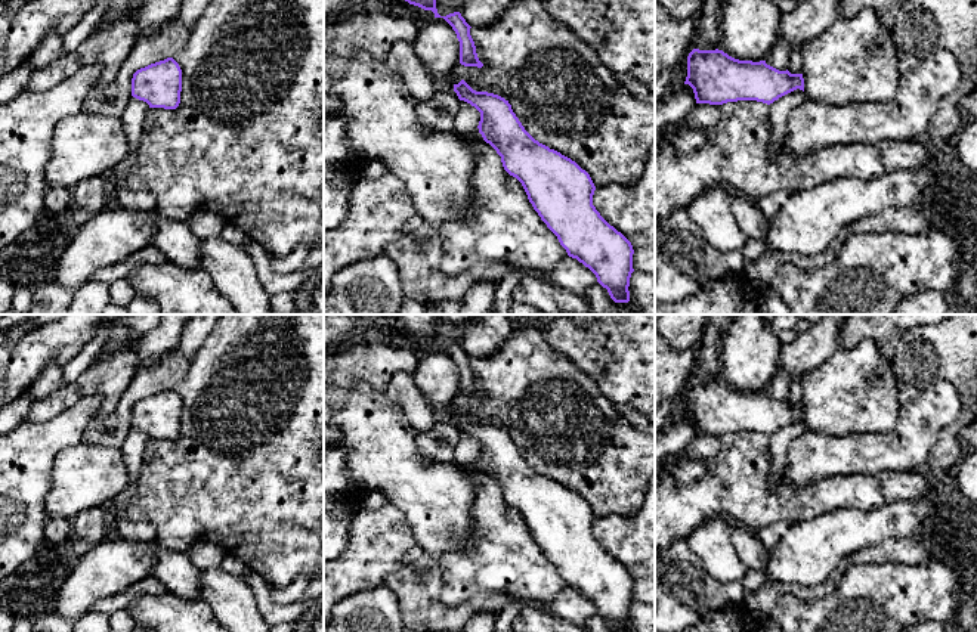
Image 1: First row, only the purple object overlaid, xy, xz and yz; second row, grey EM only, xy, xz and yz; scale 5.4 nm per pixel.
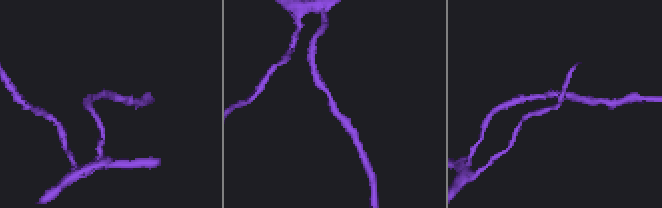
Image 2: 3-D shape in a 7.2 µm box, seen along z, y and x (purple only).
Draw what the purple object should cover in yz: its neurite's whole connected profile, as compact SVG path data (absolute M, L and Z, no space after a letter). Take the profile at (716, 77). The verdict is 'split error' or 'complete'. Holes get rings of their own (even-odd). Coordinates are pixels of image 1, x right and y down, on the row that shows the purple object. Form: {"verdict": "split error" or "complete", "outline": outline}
{"verdict": "complete", "outline": "M718 49L689 53L684 84L693 89L696 103L709 105L738 100L770 105L797 89L804 92L803 74L779 71L766 61L739 61Z"}

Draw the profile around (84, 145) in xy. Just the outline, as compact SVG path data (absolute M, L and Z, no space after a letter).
M80 111L56 124L44 180L47 188L74 188L89 177L109 177L127 155L120 117Z

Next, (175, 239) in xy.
M157 208L151 214L158 217L158 230L154 233L151 245L174 264L200 269L200 239L192 233L188 221L170 220Z

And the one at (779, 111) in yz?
M797 89L769 105L772 134L769 145L769 157L776 158L783 139L786 136L788 117L794 108L806 100L803 90Z

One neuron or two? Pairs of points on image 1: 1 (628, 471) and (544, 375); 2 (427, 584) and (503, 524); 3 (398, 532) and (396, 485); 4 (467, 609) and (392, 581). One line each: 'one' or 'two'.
1: one
2: two
3: two
4: one

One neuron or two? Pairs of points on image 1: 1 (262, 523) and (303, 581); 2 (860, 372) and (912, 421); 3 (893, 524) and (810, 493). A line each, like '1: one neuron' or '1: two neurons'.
1: two neurons
2: two neurons
3: two neurons

